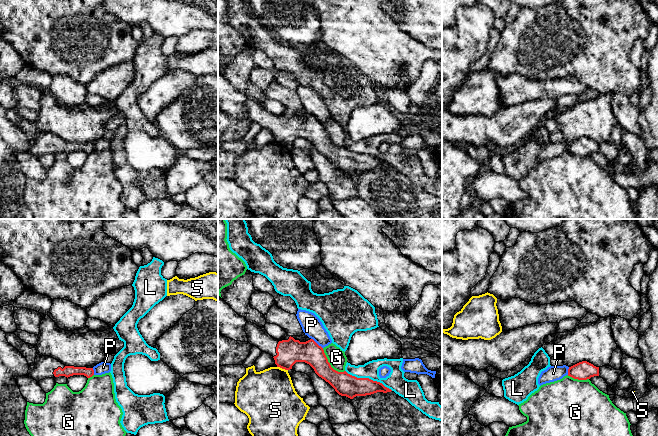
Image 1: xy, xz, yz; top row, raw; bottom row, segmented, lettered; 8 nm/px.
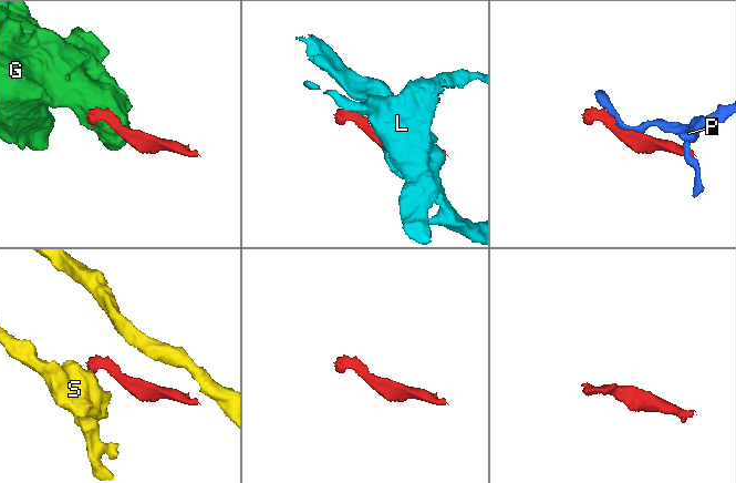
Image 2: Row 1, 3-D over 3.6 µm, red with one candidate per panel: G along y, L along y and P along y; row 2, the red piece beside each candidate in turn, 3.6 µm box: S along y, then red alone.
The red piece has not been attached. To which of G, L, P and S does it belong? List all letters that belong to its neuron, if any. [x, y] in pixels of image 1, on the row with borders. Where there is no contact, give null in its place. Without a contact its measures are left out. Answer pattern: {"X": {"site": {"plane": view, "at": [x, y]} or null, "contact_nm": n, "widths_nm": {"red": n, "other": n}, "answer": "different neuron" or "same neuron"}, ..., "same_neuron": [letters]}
{"G": {"site": {"plane": "xz", "at": [329, 363]}, "contact_nm": 260, "widths_nm": {"red": 180, "other": 150}, "answer": "different neuron"}, "L": {"site": {"plane": "xz", "at": [368, 378]}, "contact_nm": 420, "widths_nm": {"red": 180, "other": 150}, "answer": "different neuron"}, "P": {"site": {"plane": "xz", "at": [316, 343]}, "contact_nm": 130, "widths_nm": {"red": 200, "other": 160}, "answer": "different neuron"}, "S": {"site": {"plane": "xz", "at": [282, 368]}, "contact_nm": 90, "widths_nm": {"red": 200, "other": 420}, "answer": "different neuron"}, "same_neuron": []}

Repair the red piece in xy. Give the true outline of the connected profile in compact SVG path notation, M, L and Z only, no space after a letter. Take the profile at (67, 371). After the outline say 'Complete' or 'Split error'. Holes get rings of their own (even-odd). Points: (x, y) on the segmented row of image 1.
M37 355L35 364L29 366L27 375L37 382L45 378L55 378L59 376L70 377L73 375L84 375L90 378L94 375L93 368L65 366L58 360L50 356Z. Split error

